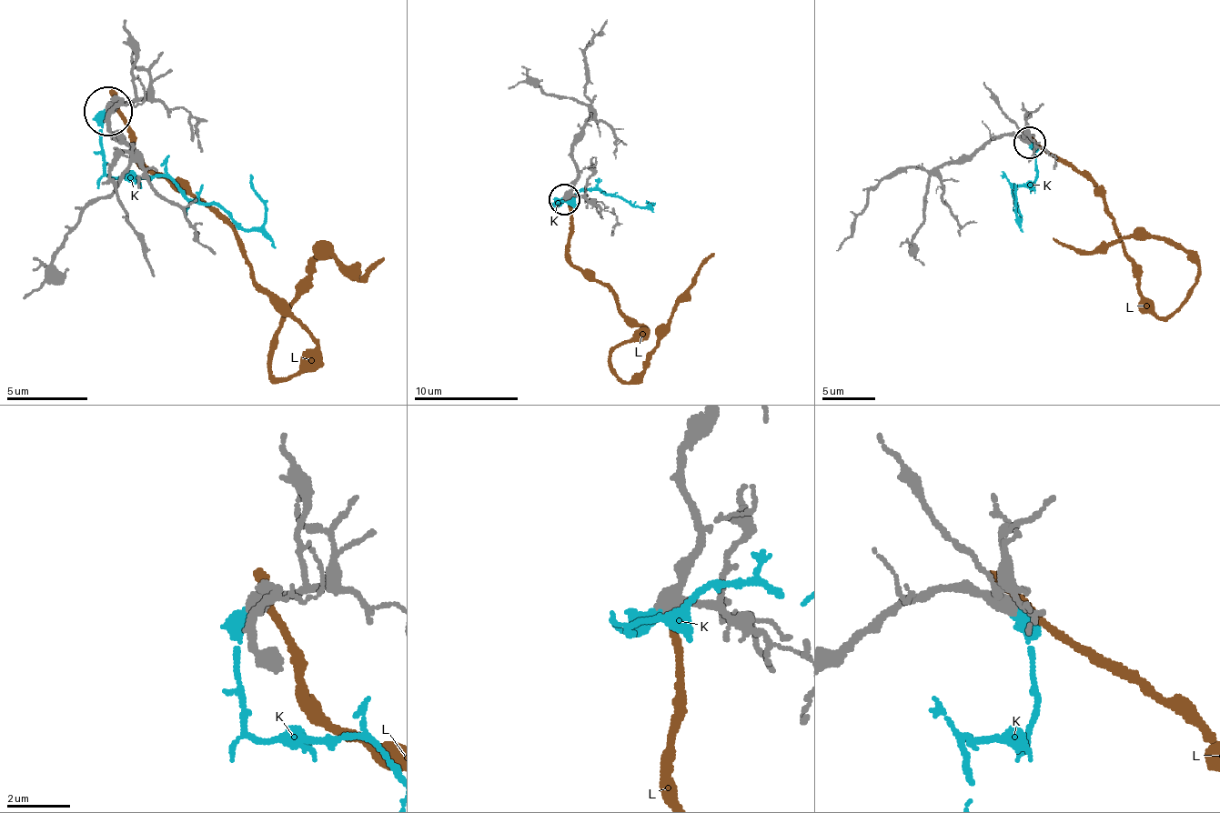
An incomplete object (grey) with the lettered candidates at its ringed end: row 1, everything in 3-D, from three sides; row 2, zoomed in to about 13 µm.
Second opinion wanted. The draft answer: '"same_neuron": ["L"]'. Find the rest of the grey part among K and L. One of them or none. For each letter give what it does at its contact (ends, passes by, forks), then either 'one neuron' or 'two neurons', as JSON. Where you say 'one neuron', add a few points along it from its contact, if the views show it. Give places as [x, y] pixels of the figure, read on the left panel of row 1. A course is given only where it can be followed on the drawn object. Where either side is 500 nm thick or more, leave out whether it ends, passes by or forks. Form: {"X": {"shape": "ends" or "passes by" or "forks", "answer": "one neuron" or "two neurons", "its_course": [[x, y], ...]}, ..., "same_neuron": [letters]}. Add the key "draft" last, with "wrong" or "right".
{"K": {"shape": "ends", "answer": "one neuron", "its_course": [[109, 108], [103, 165], [114, 177], [166, 177], [255, 230], [267, 202], [249, 173]]}, "L": {"shape": "ends", "answer": "two neurons"}, "same_neuron": ["K"], "draft": "wrong"}

